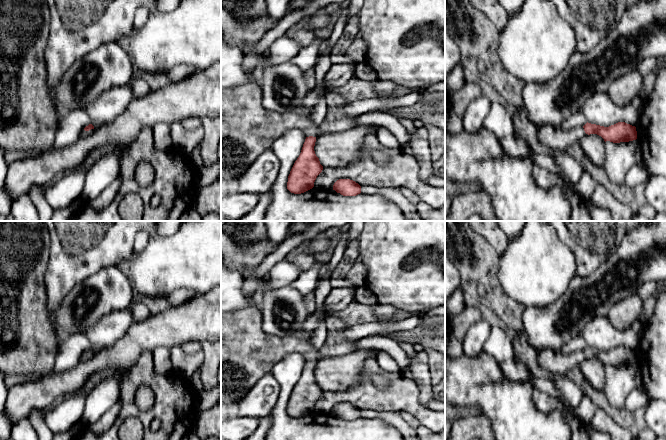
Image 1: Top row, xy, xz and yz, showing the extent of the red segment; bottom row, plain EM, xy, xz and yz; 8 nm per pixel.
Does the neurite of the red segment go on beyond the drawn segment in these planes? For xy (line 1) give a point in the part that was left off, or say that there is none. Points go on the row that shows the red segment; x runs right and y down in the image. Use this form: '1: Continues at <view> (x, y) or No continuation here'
1: Continues at xy (84, 133)

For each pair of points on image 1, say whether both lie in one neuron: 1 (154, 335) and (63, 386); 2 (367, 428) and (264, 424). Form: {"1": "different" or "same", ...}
{"1": "same", "2": "different"}

